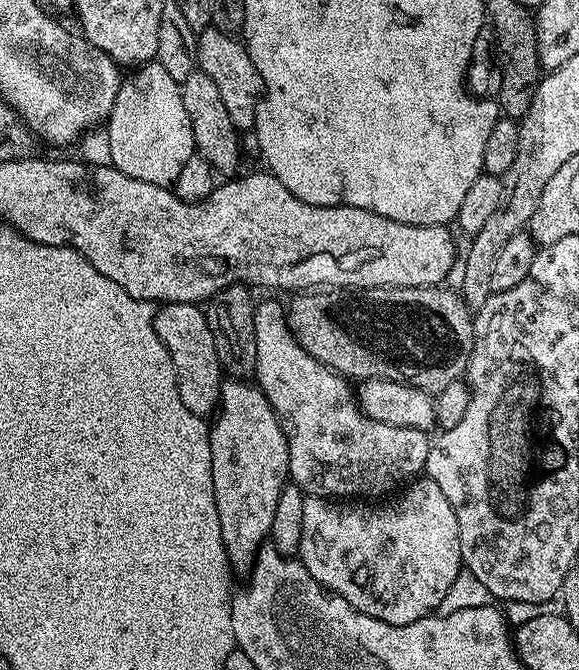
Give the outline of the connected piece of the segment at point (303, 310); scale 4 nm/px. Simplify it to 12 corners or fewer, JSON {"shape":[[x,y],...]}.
{"shape":[[448,286],[287,301],[319,364],[435,394],[465,375],[474,316]]}

